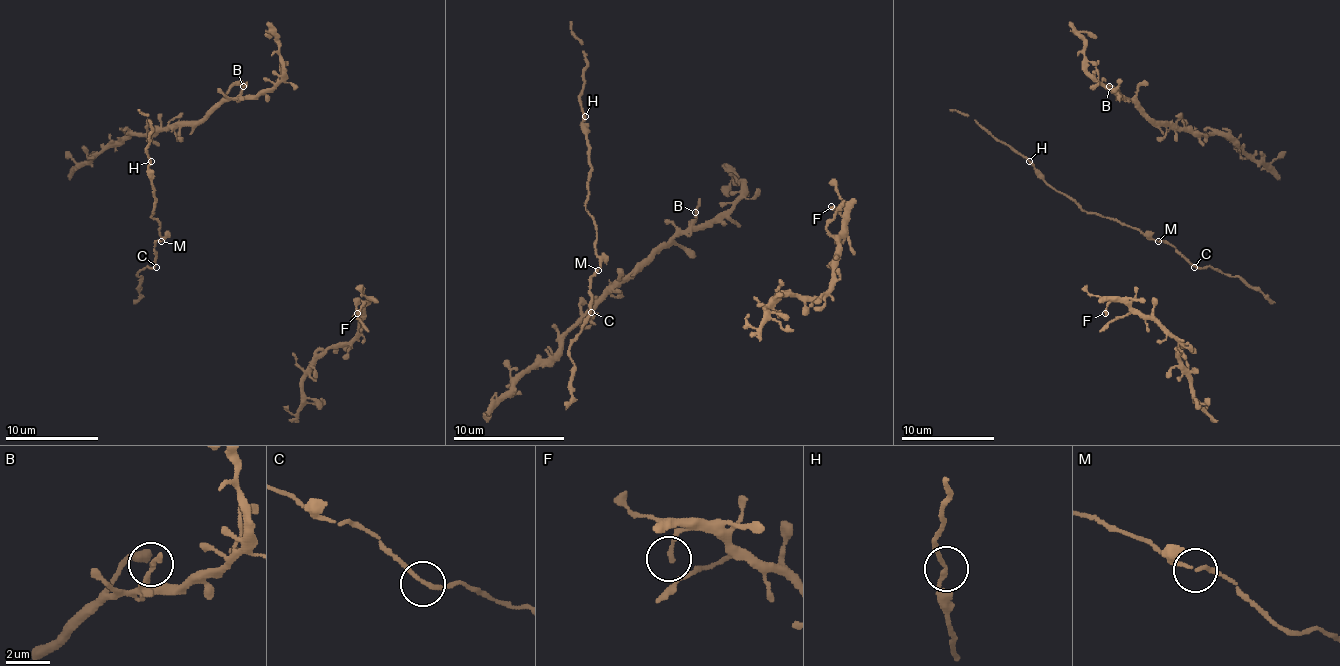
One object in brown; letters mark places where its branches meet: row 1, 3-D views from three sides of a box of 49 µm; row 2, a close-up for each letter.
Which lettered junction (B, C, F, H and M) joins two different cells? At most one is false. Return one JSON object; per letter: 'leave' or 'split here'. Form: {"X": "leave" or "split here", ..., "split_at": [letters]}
{"B": "leave", "C": "leave", "F": "leave", "H": "leave", "M": "leave", "split_at": []}

